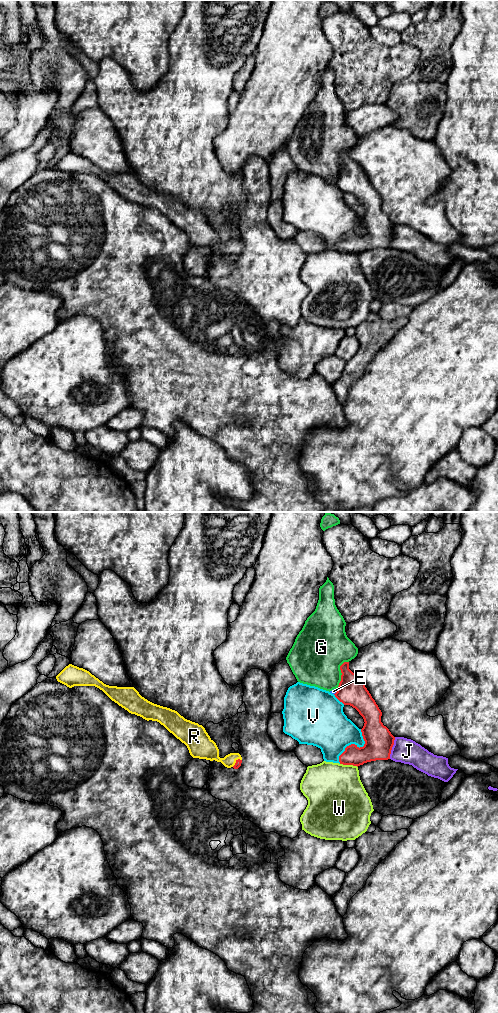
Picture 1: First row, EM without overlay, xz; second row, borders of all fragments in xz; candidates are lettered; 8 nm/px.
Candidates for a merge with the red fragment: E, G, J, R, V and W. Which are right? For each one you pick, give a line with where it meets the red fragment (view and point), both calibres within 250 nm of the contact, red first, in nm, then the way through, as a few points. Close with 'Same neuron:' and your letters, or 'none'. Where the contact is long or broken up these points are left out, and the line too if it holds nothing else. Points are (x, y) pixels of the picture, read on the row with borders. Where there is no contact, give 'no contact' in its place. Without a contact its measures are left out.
R: xz (236, 761) | 50/150 nm | across xz (238, 762), (236, 761), (220, 760), (208, 750)
Same neuron: R

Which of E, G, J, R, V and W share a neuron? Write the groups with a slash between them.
E G / J / R / V / W

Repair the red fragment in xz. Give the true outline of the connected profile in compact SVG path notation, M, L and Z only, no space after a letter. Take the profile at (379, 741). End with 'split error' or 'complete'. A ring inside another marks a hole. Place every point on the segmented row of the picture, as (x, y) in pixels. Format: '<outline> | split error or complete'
M344 662L340 670L341 681L334 695L344 705L355 708L365 722L361 729L364 746L347 746L339 756L340 764L358 767L367 762L390 759L395 737L381 722L381 710L362 679L349 669L349 662Z | complete

